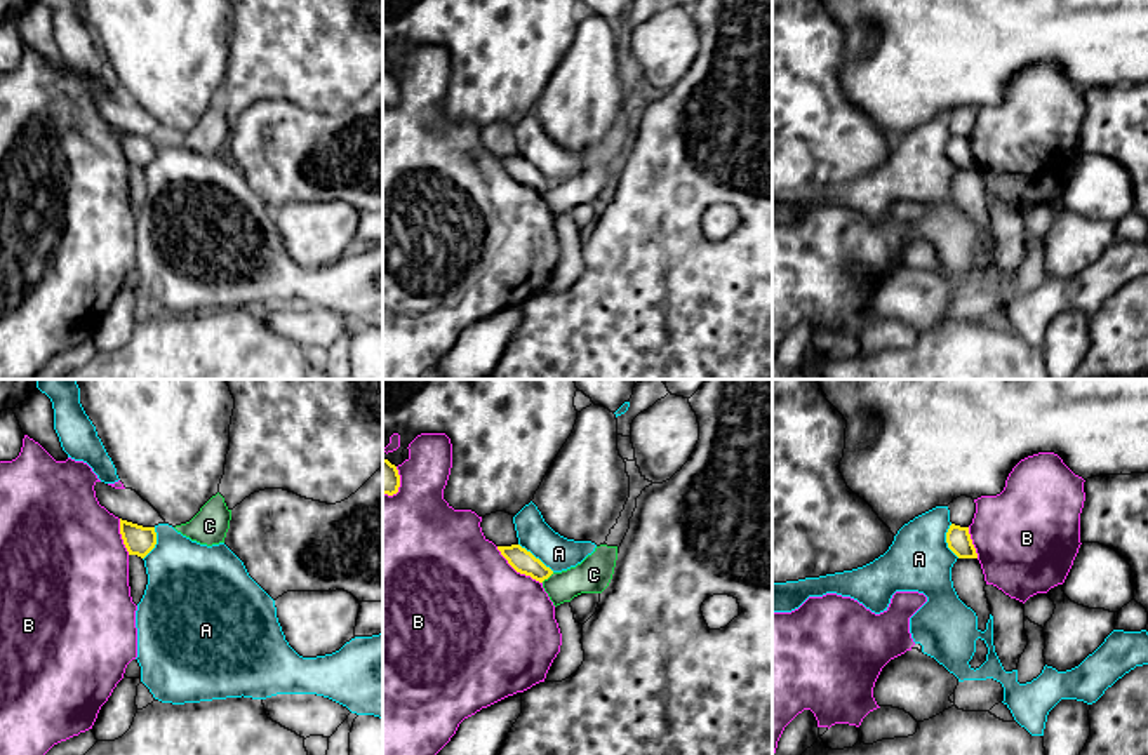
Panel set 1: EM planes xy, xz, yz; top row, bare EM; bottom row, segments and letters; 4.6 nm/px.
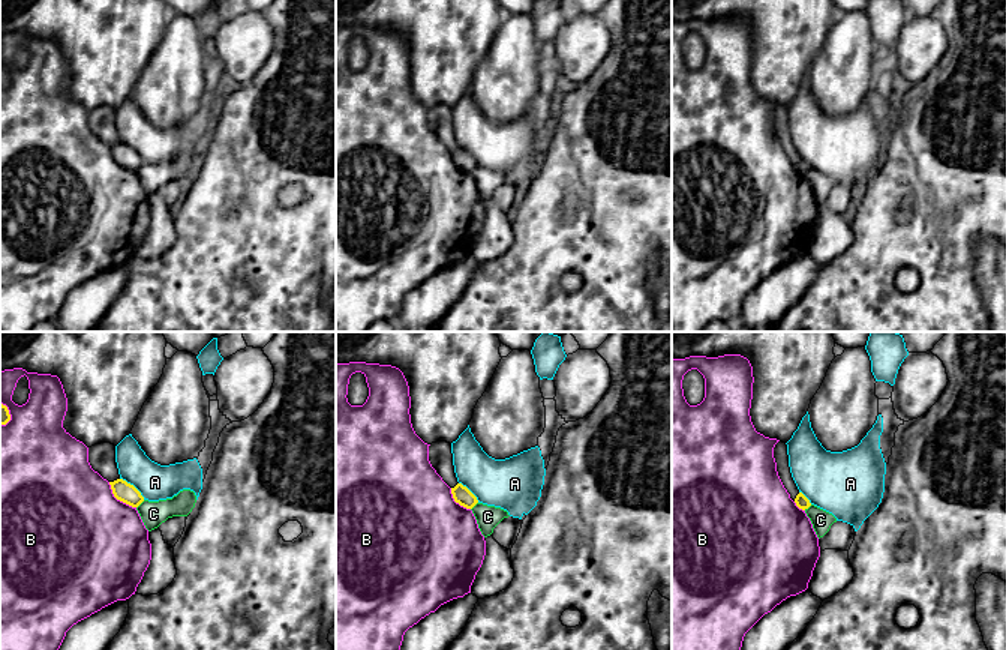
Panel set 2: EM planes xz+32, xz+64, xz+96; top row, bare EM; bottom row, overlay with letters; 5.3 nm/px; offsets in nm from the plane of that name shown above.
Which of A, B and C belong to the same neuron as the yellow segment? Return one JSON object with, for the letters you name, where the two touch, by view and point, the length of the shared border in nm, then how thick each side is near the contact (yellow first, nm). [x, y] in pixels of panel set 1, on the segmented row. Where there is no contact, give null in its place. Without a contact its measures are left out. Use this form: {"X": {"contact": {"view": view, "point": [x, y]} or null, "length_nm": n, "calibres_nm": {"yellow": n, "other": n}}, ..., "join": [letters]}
{"join": []}

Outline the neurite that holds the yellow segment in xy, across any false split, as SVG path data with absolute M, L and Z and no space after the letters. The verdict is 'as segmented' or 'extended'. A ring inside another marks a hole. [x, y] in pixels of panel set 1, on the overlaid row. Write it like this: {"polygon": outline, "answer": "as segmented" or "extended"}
{"polygon": "M120 518L120 534L129 555L144 558L157 545L155 527L143 527Z", "answer": "as segmented"}

